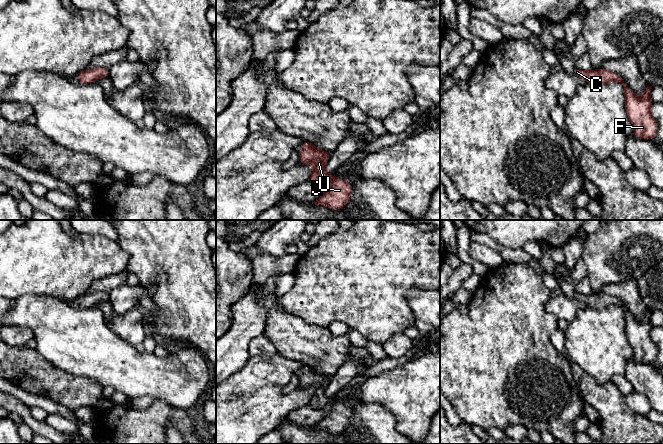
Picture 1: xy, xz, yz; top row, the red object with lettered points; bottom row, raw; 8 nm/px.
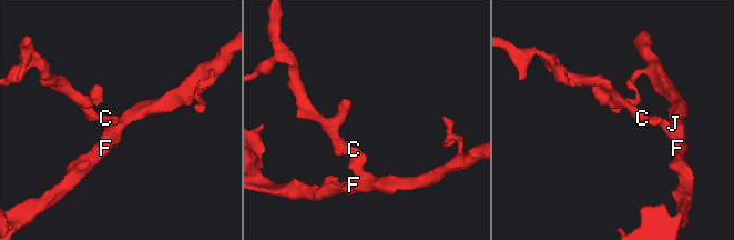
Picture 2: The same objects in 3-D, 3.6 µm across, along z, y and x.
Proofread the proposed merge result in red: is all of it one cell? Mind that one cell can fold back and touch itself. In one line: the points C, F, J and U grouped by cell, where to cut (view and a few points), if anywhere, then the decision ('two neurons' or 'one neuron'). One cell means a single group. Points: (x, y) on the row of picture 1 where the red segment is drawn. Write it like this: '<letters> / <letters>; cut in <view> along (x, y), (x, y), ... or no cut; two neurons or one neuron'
C F J U; no cut; one neuron

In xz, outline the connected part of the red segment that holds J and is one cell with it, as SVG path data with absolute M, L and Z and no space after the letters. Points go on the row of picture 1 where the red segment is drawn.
M304 139L304 141L302 150L299 152L300 164L314 164L309 181L315 185L322 185L328 181L331 183L324 194L313 203L331 209L342 209L351 198L352 185L348 180L334 177L325 171L325 165L331 156L331 152L315 147L309 140Z

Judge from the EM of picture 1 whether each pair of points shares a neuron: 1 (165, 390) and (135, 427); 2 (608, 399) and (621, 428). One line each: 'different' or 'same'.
1: different
2: same

